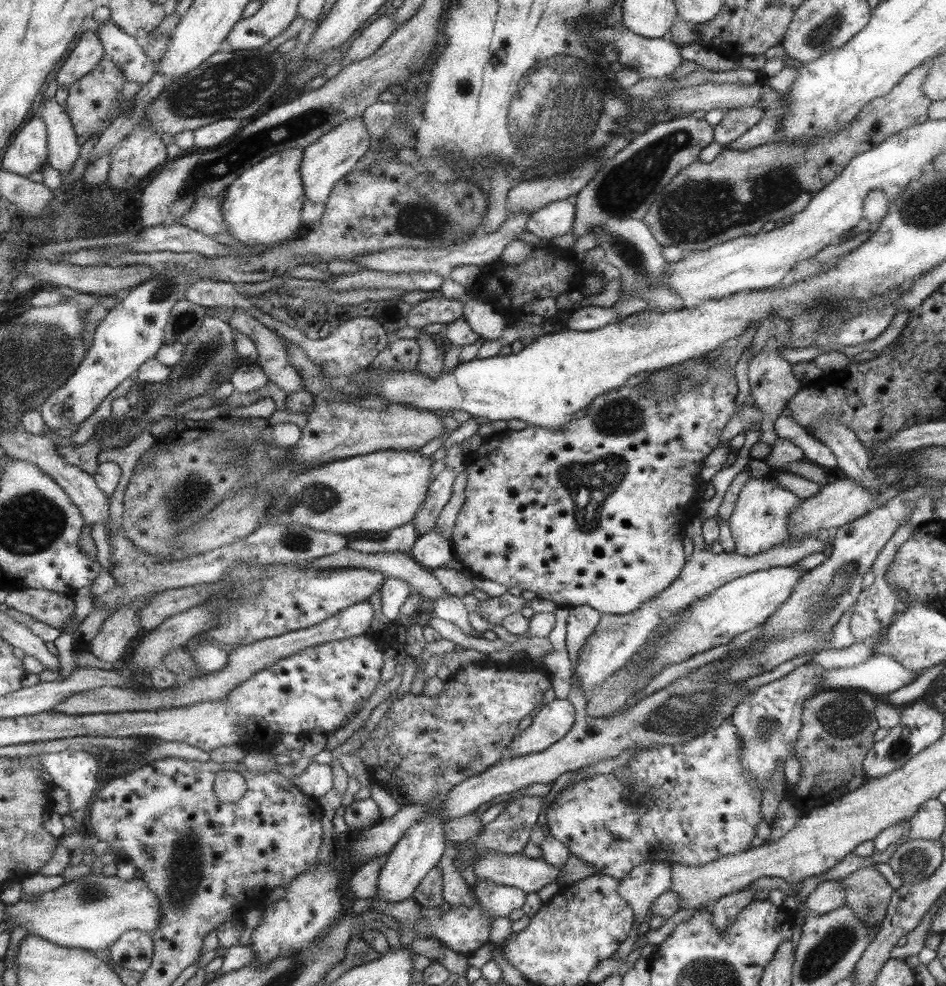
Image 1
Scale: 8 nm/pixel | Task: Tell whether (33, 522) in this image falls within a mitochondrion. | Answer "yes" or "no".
yes

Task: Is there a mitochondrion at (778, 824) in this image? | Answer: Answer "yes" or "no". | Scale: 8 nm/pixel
no

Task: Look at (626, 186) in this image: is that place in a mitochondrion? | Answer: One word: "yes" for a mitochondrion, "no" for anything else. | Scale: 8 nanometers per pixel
yes

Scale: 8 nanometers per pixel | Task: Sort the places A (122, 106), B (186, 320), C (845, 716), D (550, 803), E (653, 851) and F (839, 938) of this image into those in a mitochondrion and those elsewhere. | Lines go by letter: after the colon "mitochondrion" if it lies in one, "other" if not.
A: mitochondrion
B: mitochondrion
C: mitochondrion
D: other
E: other
F: mitochondrion

